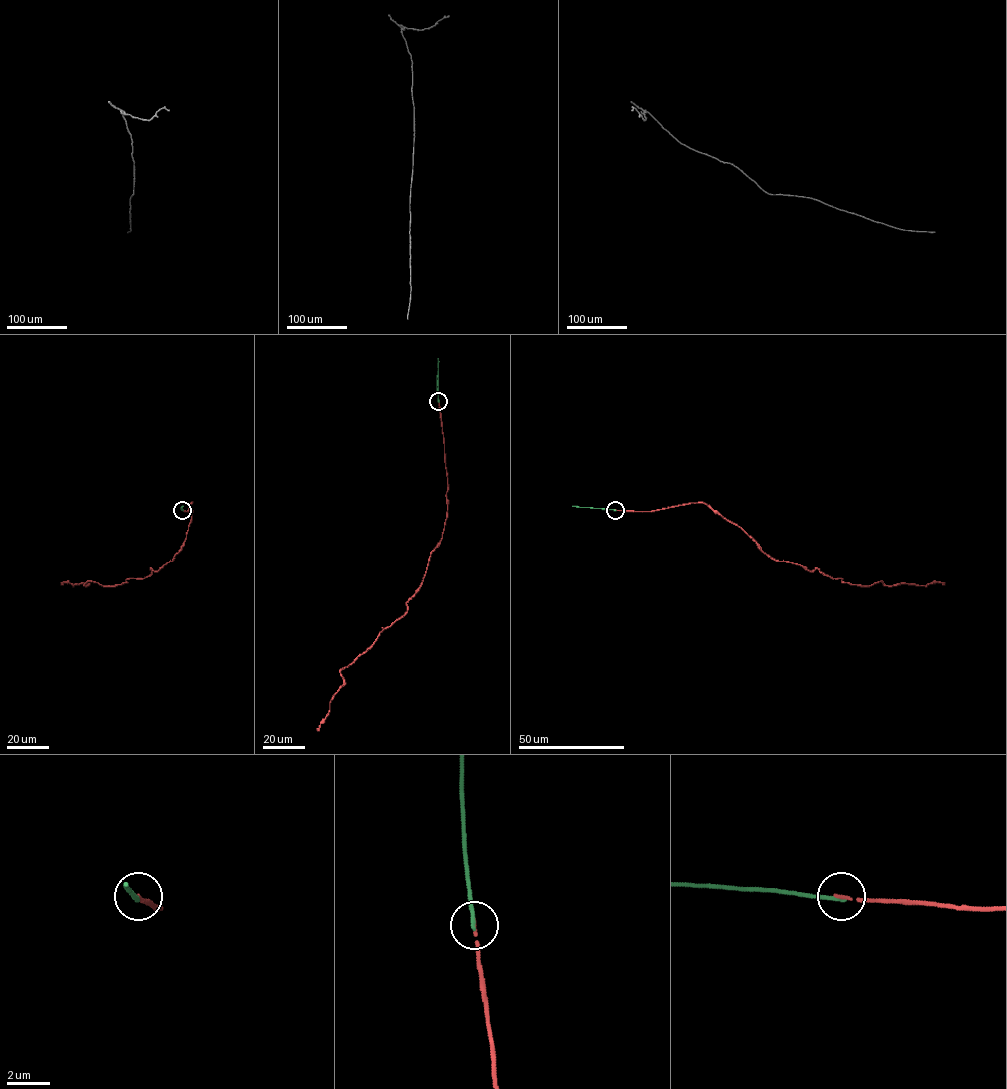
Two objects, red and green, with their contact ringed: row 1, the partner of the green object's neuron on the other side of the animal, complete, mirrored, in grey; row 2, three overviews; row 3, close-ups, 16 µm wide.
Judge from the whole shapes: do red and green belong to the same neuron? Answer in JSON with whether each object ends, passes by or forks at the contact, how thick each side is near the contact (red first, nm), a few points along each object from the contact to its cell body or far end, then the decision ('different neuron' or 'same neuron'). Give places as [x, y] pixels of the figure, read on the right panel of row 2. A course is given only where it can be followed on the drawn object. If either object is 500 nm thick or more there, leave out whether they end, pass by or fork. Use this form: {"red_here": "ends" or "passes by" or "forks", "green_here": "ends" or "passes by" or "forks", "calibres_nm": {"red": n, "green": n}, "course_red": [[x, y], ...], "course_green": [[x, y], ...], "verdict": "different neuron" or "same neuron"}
{"red_here": "ends", "green_here": "ends", "calibres_nm": {"red": 150, "green": 180}, "course_red": [[615, 509], [654, 511], [702, 502], [740, 527], [775, 560], [818, 568], [861, 586], [945, 582]], "course_green": [[615, 510], [572, 506]], "verdict": "different neuron"}

